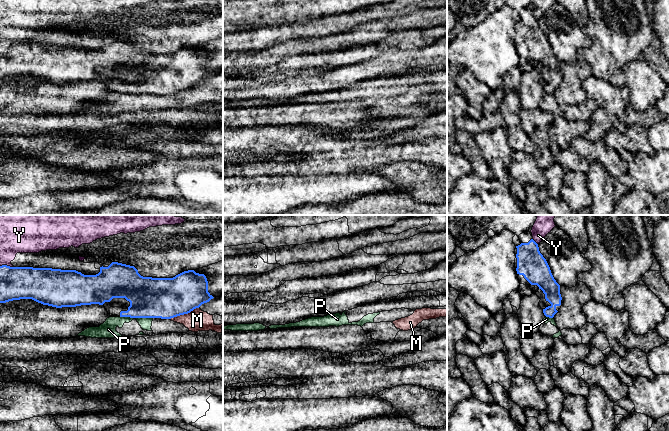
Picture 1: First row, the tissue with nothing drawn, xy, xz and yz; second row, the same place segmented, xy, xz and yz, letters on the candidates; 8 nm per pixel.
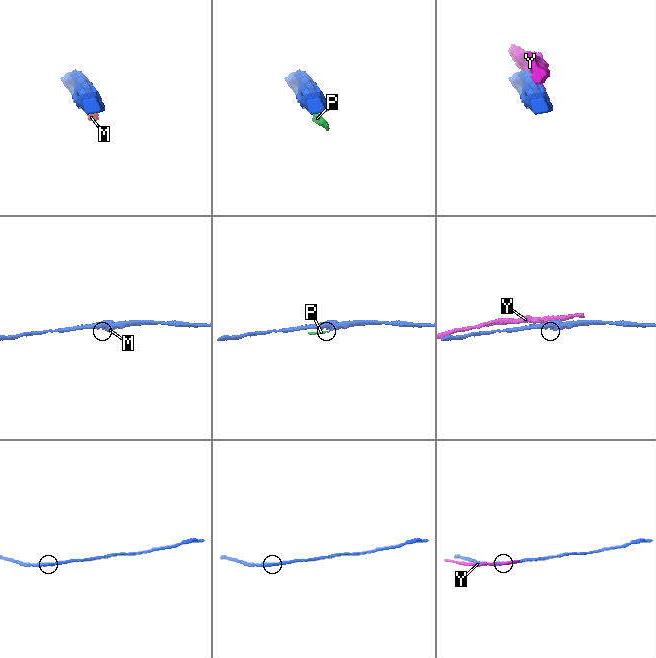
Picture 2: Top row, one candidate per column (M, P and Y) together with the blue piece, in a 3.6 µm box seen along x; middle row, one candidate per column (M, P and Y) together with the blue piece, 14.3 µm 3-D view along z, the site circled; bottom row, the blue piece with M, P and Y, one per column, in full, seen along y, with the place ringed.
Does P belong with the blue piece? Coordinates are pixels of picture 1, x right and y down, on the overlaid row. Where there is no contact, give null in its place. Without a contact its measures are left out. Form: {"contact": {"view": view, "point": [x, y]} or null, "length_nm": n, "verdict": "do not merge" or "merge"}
{"contact": {"view": "xy", "point": [136, 317]}, "length_nm": 260, "verdict": "do not merge"}

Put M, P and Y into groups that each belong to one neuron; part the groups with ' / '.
M P / Y

